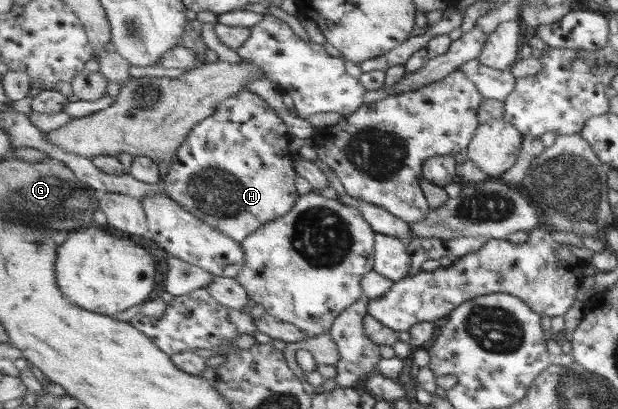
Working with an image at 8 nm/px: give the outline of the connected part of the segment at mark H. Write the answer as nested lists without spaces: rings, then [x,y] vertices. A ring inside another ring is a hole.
[[[244,90],[221,101],[216,113],[194,128],[185,144],[178,148],[178,157],[172,160],[162,184],[182,207],[242,243],[262,226],[288,215],[301,198],[296,187],[296,175],[299,173],[294,153],[290,151],[291,140],[290,127],[278,111],[261,95]]]

